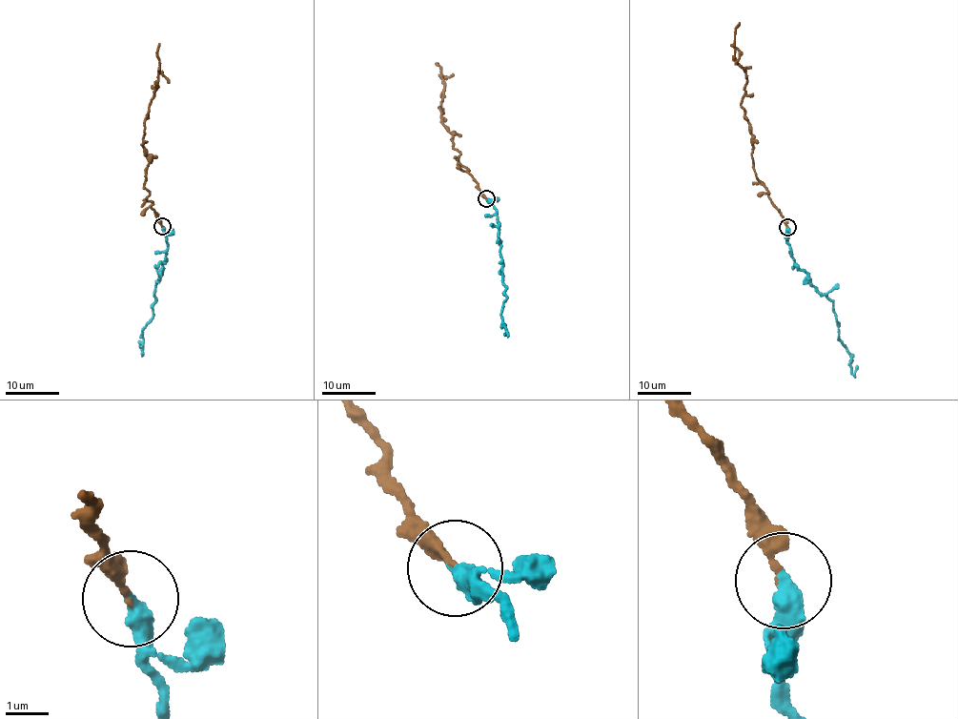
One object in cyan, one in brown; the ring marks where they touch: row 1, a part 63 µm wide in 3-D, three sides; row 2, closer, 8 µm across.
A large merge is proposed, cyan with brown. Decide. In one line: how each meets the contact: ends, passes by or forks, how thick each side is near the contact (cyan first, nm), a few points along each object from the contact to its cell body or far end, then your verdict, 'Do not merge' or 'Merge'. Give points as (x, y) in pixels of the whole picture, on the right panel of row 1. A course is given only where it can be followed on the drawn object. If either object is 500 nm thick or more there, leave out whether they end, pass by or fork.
At the ring cyan ends. At the ring brown ends. Thickness 440 nm (cyan) against 200 nm. Course of cyan: (787, 227), (793, 262), (806, 274), (807, 281), (832, 301), (839, 337), (850, 357), (853, 375), (858, 365). Course of brown: (786, 227), (785, 220), (753, 165), (752, 133), (742, 105), (745, 68), (734, 58), (735, 27), (740, 23). Merge

